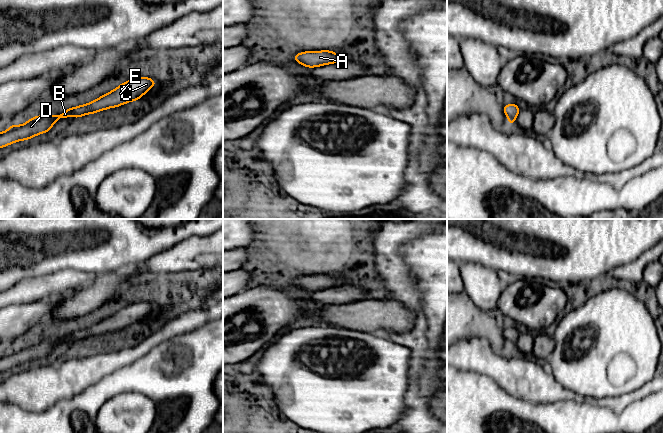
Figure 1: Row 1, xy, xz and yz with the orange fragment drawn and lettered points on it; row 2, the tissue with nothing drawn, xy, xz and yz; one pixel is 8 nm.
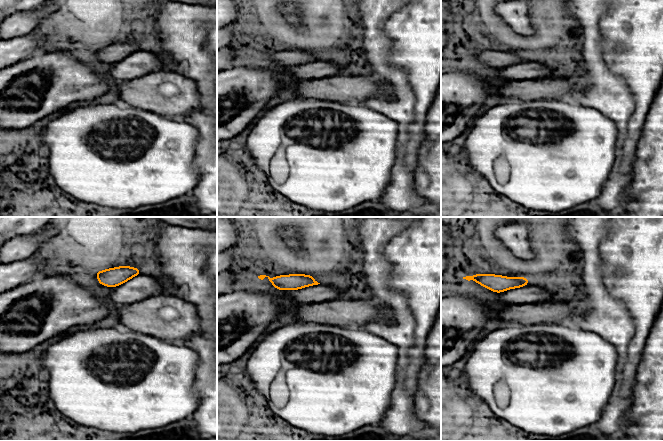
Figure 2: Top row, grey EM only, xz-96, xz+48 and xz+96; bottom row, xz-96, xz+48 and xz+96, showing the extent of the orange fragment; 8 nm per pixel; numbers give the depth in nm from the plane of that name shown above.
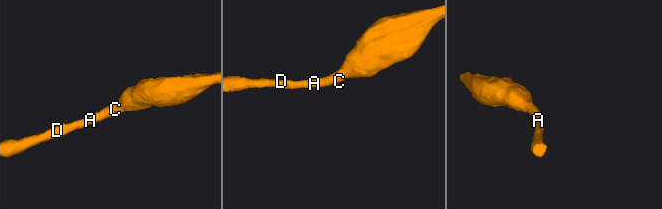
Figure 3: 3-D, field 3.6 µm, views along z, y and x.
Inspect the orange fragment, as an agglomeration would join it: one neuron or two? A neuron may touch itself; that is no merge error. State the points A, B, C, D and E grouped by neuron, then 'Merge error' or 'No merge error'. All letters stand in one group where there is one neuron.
Groups: A B C D E. No merge error

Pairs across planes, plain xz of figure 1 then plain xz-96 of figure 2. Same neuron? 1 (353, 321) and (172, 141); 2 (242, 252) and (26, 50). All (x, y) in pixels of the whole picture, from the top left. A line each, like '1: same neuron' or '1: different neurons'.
1: different neurons
2: different neurons

